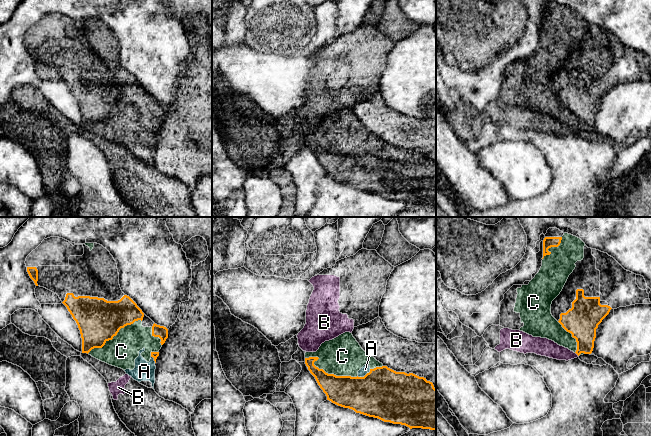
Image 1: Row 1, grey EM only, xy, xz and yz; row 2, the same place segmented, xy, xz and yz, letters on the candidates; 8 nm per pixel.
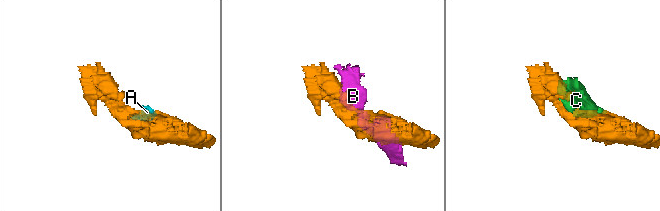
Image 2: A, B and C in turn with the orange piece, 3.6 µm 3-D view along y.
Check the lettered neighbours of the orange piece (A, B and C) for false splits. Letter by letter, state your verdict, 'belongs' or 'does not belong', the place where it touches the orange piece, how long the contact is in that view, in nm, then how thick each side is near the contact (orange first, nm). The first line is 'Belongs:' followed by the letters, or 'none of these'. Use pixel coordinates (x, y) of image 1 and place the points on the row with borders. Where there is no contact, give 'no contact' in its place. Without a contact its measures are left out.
Belongs: none of these
A: does not belong; meets orange in xz at (365, 375); contact 130 nm long; 400 nm thick on the orange side, 70 nm on the other
B: does not belong; meets orange in yz at (576, 353); contact 50 nm long; 240 nm thick on the orange side, 140 nm on the other
C: does not belong; meets orange in xz at (325, 372); contact 460 nm long; 260 nm thick on the orange side, 320 nm on the other

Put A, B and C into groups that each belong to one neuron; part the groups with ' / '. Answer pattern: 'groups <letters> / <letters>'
groups A C / B

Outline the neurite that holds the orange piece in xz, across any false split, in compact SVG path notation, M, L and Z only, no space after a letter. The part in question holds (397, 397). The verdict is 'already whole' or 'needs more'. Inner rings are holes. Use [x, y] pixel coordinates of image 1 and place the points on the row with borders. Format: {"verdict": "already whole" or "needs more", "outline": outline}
{"verdict": "already whole", "outline": "M318 357L305 358L305 364L332 403L384 422L412 428L436 430L436 389L432 382L413 373L396 372L387 366L370 369L364 377L336 376L314 365Z"}

